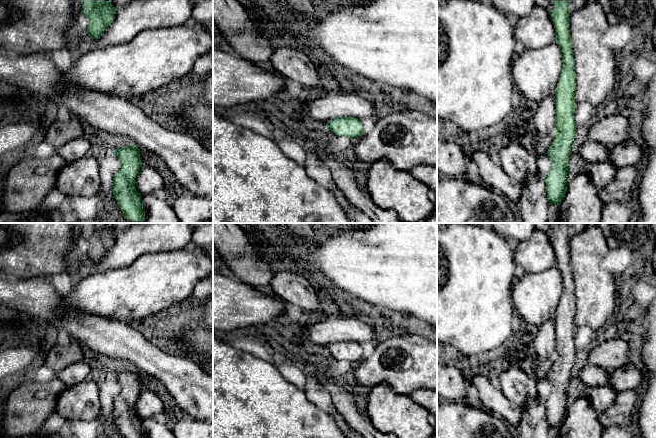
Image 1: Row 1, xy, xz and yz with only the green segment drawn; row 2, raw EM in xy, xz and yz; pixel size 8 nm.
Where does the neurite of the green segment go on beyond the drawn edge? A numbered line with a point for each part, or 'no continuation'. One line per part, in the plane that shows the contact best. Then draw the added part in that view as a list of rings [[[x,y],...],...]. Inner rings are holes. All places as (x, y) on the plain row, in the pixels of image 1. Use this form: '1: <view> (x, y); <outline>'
no continuation

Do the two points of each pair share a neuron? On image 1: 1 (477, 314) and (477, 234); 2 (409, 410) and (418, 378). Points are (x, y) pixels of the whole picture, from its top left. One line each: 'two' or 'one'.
1: one
2: two

